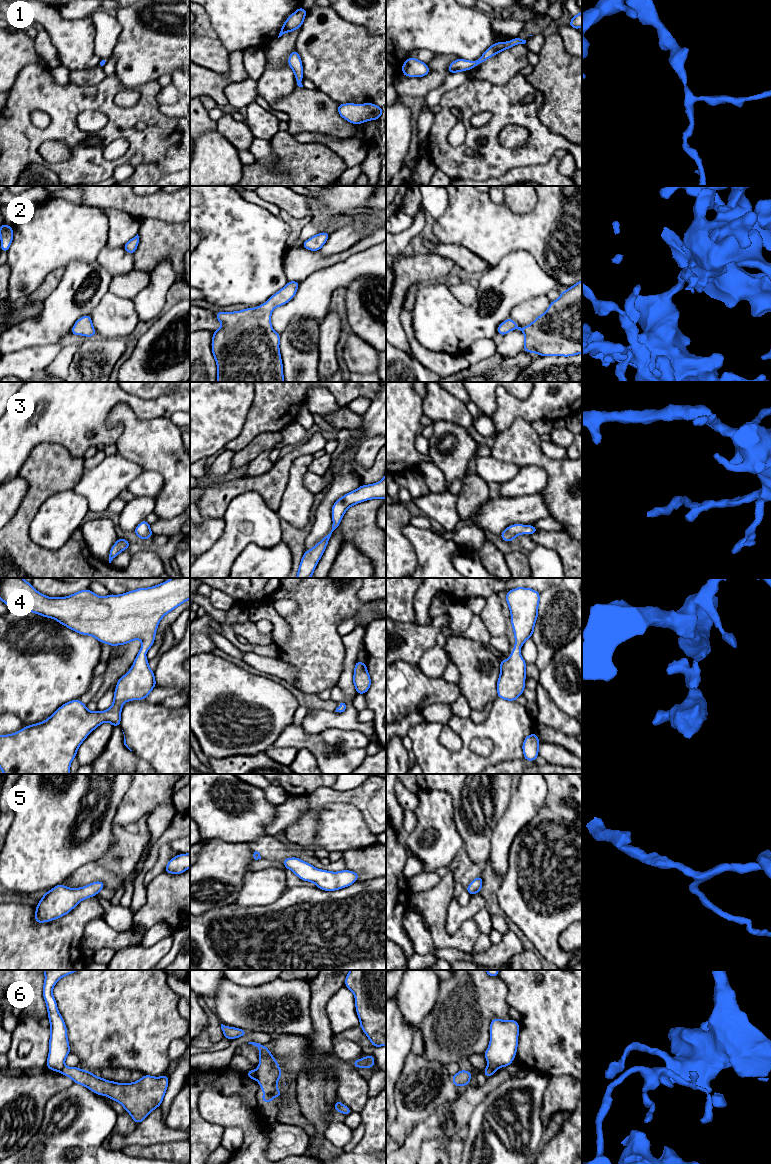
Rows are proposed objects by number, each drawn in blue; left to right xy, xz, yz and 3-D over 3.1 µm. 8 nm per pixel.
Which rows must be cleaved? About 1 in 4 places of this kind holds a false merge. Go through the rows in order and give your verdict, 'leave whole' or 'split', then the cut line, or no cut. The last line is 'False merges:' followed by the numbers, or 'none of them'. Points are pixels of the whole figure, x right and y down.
1: leave whole; cut none
2: leave whole; cut none
3: leave whole; cut none
4: leave whole; cut none
5: leave whole; cut none
6: split; cut xz (255, 1070), (257, 1079)
False merges: 6

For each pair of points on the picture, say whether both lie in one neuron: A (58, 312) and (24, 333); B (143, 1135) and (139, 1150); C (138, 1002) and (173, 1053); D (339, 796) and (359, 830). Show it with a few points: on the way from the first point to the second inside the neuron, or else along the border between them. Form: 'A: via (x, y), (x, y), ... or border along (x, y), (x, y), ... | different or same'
A: via (50, 320), (39, 331), (32, 332) | same
B: border along (163, 1142), (147, 1145), (128, 1144), (120, 1150) | different
C: border along (179, 1037), (170, 1043), (168, 1049), (170, 1061) | different
D: border along (321, 809), (331, 803), (350, 803), (362, 816) | different

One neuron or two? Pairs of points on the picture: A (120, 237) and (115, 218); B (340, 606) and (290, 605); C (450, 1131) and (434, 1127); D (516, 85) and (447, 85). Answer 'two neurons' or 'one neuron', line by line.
A: one neuron
B: two neurons
C: one neuron
D: two neurons

